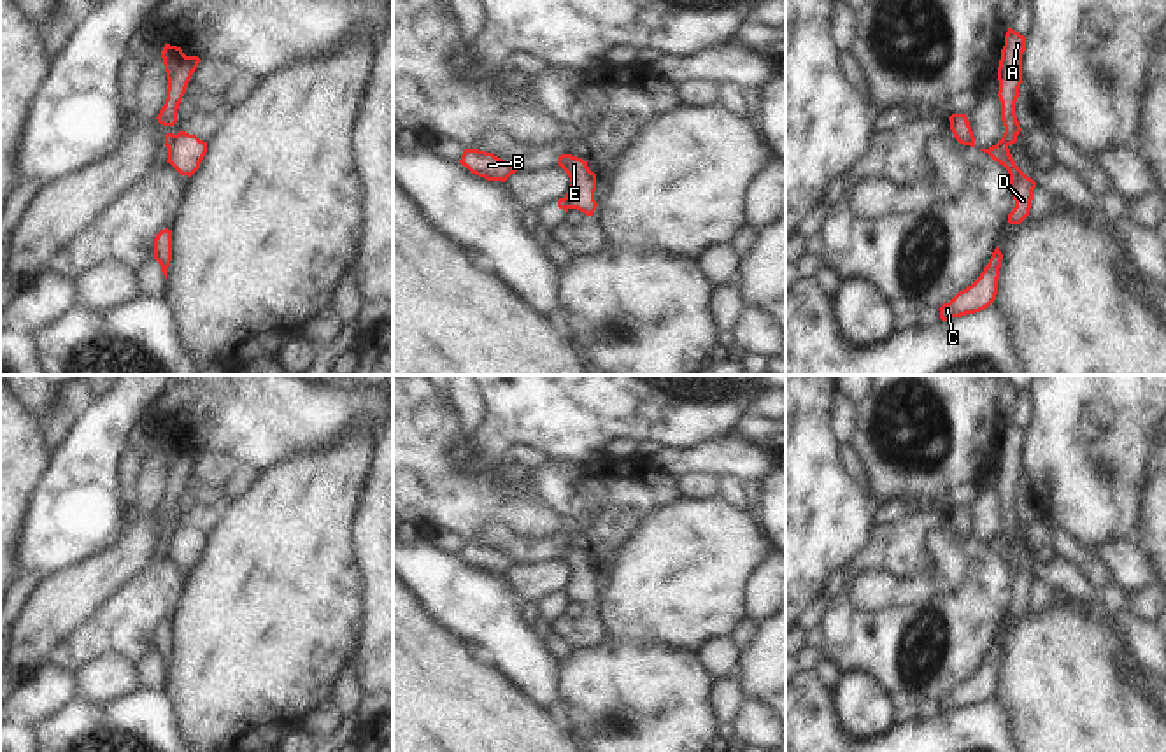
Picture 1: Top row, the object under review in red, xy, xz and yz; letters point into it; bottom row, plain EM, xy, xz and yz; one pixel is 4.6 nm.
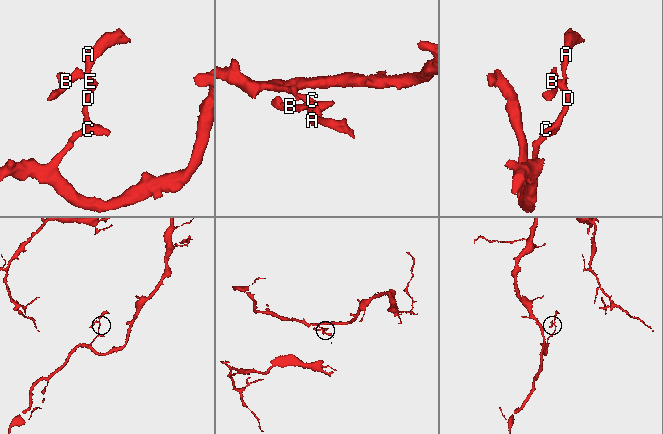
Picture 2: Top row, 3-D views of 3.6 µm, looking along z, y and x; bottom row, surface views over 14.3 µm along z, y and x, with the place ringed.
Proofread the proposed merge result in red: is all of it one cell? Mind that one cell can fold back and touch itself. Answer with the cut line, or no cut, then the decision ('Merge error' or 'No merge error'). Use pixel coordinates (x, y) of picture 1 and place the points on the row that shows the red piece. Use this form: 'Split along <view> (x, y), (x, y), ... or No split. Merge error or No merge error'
Split along yz (1002, 137), (1007, 146). Merge error.

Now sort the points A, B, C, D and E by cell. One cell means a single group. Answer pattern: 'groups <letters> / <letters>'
groups A / B C D E

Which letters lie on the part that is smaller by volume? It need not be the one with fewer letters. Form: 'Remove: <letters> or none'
Remove: A

